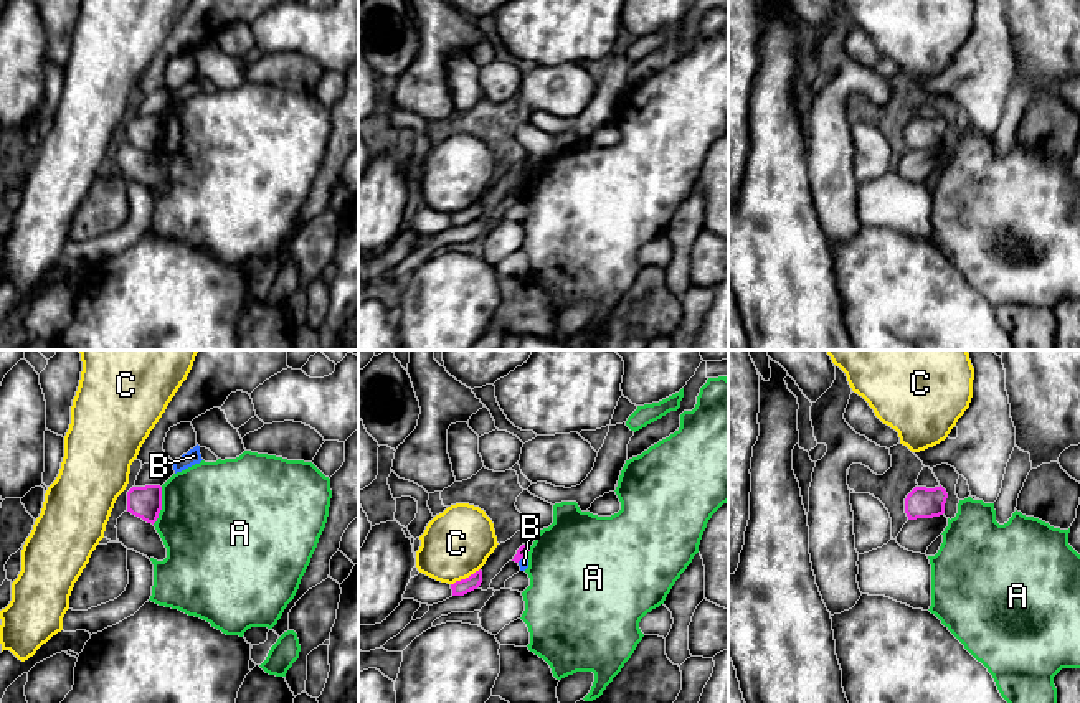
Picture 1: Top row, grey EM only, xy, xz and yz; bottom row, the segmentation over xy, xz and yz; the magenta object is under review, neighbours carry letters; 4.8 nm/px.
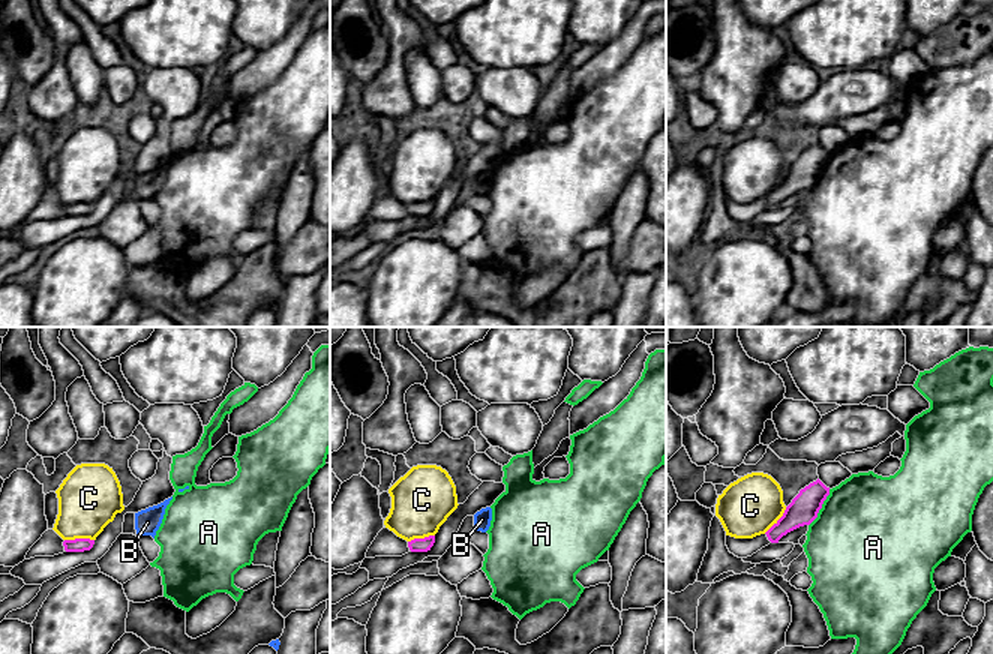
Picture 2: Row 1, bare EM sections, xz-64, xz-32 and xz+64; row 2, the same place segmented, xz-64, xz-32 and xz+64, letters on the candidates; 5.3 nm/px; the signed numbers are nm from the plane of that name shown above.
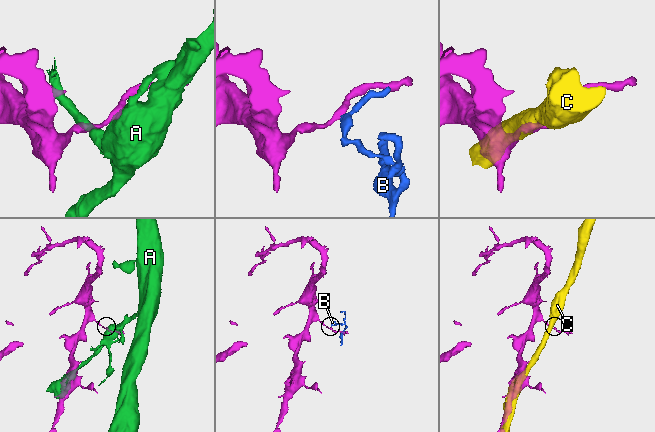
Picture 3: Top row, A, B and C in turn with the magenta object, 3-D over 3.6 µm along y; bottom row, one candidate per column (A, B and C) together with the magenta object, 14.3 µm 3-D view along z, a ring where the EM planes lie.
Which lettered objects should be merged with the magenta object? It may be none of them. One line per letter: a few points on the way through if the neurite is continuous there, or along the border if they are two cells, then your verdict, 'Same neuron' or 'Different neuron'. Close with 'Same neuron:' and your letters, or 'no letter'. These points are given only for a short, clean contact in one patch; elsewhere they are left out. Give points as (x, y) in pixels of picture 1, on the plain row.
A: Different neuron
B: Boundary: xz (527, 184), (517, 192). Different neuron
C: Boundary: xz (479, 198), (451, 215). Different neuron
Same neuron: no letter

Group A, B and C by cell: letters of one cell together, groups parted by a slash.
A / B / C

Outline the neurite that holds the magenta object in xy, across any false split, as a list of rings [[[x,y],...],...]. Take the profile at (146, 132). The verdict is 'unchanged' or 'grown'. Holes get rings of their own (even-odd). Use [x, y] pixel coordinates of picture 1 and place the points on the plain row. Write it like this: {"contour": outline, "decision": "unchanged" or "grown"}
{"contour": [[[145,116],[132,117],[127,122],[127,142],[147,153],[155,153],[162,140],[162,117]]], "decision": "unchanged"}

